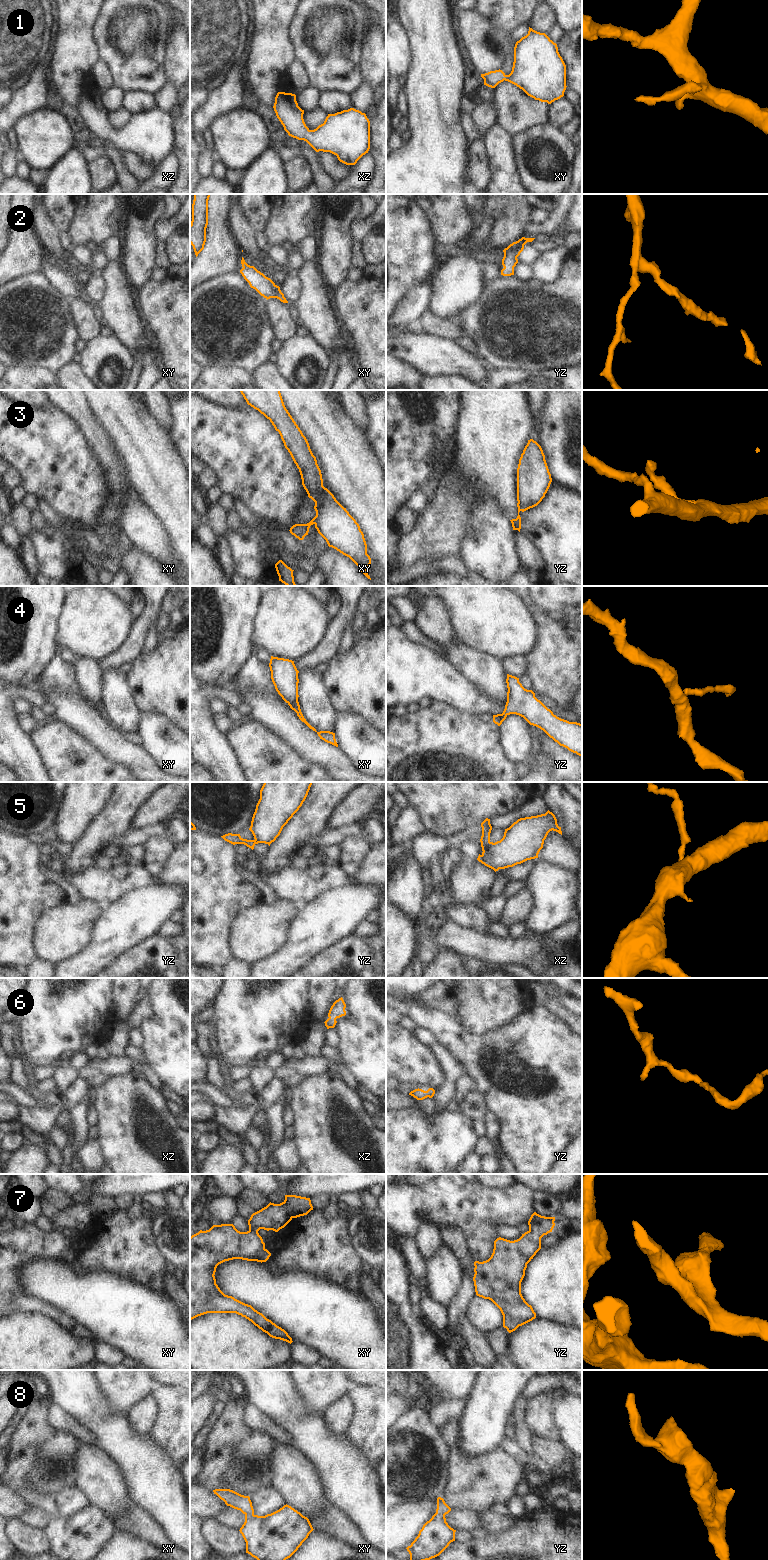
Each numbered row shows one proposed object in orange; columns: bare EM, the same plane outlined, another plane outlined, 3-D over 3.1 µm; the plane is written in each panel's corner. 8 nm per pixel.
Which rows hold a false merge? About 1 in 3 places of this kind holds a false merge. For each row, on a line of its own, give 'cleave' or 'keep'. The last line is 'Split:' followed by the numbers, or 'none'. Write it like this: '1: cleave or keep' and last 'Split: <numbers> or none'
1: keep
2: keep
3: cleave
4: keep
5: cleave
6: keep
7: keep
8: keep
Split: 3, 5

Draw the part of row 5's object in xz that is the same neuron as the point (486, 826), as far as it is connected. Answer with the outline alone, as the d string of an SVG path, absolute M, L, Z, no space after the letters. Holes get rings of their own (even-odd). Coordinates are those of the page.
M486 818L481 823L481 827L482 827L482 836L481 836L480 842L481 842L482 851L484 853L484 850L490 844L490 833L491 833L491 830L492 830L492 826L490 824L490 819Z

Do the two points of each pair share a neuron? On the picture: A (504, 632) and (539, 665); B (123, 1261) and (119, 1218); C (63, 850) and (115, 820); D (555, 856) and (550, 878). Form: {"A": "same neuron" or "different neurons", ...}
{"A": "different neurons", "B": "same neuron", "C": "different neurons", "D": "different neurons"}

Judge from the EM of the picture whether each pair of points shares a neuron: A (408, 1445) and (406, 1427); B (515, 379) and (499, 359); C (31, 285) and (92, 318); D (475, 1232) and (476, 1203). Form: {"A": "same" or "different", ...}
{"A": "same", "B": "different", "C": "different", "D": "same"}

